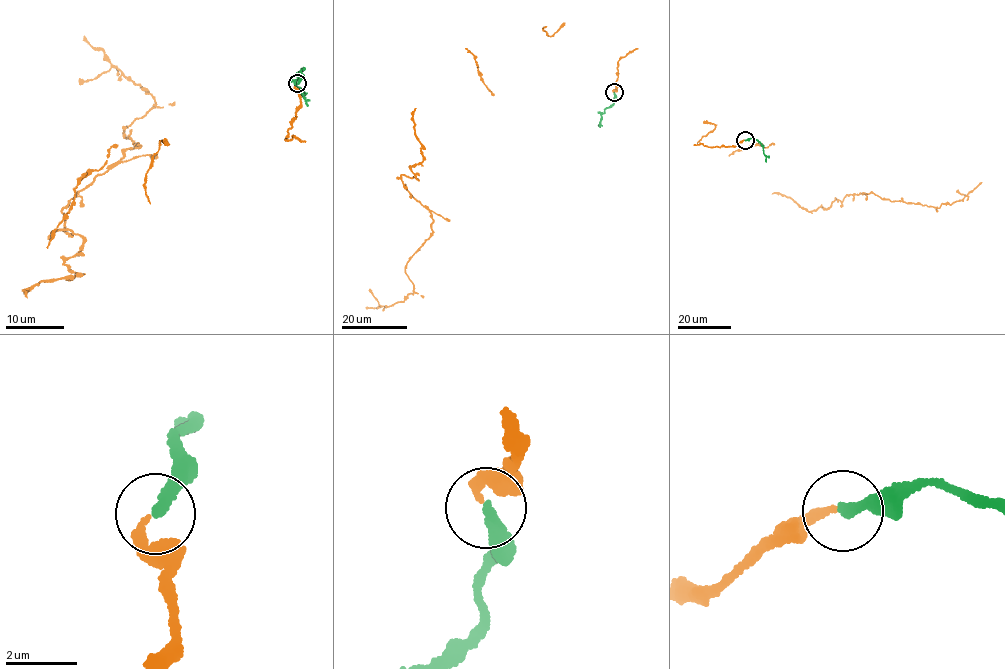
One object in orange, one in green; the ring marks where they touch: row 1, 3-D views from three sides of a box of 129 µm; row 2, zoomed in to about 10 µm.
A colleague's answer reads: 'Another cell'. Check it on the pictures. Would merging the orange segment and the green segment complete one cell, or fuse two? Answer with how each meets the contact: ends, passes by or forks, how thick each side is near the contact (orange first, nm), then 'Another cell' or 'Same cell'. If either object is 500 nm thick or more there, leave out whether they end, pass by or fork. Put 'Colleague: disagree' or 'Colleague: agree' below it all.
At the ring orange ends. At the ring green ends. Thickness 220 nm (orange) against 280 nm. Same cell
Colleague: disagree

